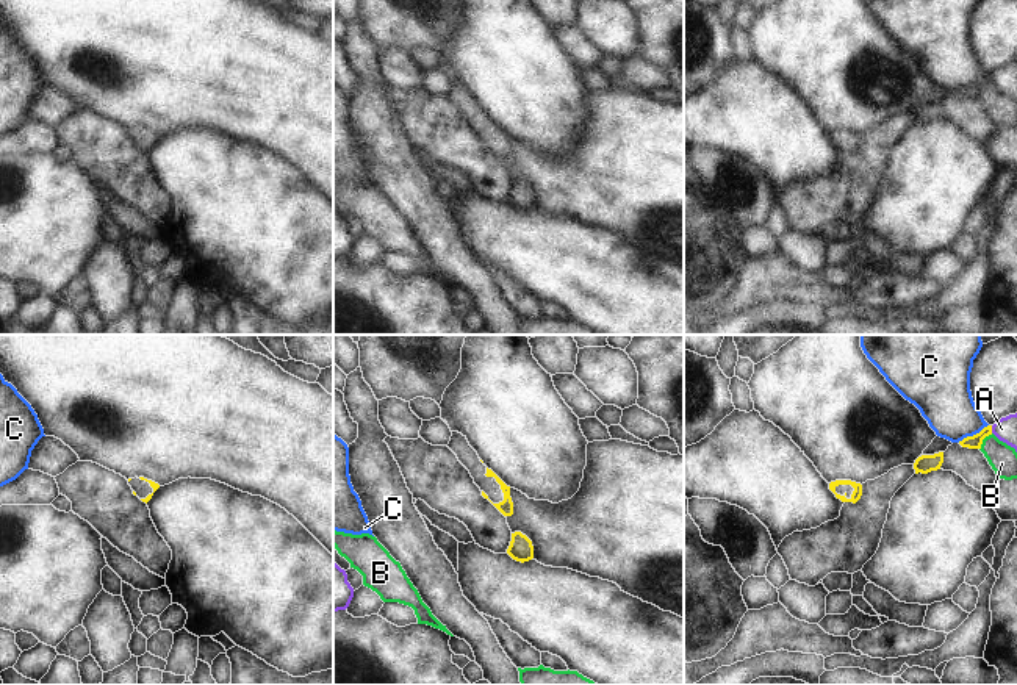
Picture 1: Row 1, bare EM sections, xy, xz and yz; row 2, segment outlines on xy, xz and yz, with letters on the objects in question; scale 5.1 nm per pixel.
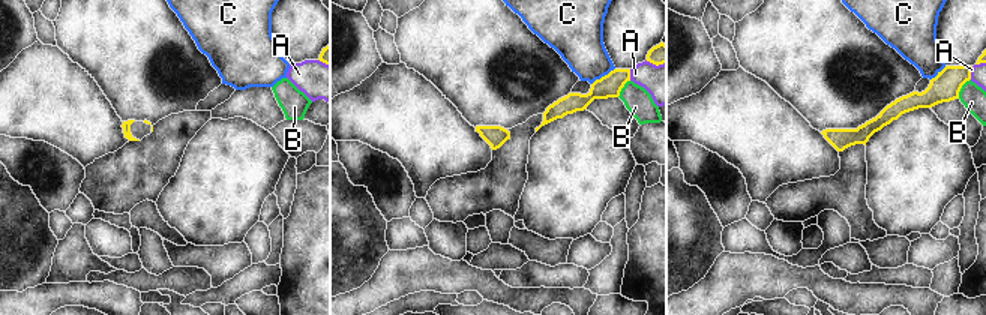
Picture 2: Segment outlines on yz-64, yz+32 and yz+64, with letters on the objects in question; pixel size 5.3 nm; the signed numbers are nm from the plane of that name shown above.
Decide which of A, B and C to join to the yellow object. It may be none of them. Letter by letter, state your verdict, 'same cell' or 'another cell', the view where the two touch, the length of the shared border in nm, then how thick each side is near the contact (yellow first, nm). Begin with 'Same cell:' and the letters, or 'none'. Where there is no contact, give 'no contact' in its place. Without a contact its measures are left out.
Same cell: none
A: another cell | yz | 40 nm | 70/110 nm
B: another cell | yz | 110 nm | 70/140 nm
C: another cell | yz | 180 nm | 70/280 nm

